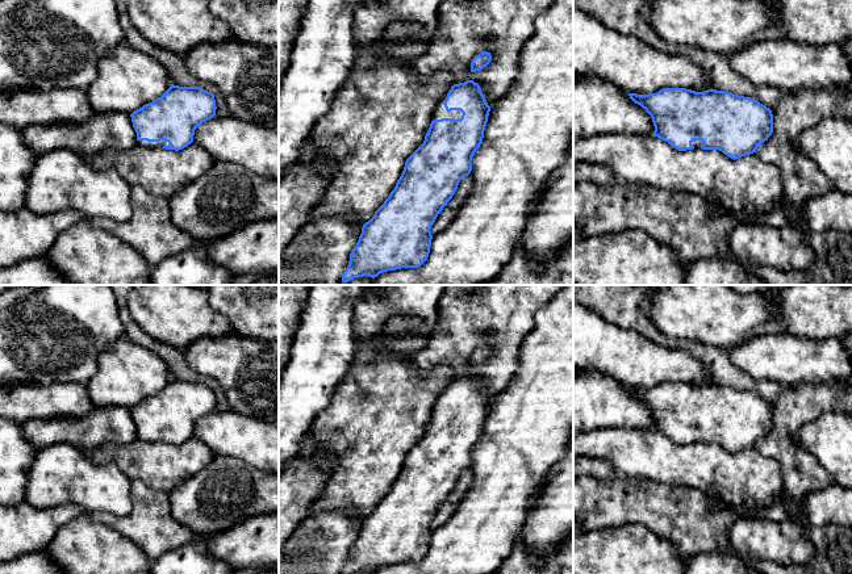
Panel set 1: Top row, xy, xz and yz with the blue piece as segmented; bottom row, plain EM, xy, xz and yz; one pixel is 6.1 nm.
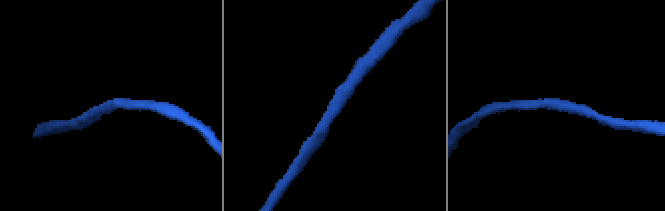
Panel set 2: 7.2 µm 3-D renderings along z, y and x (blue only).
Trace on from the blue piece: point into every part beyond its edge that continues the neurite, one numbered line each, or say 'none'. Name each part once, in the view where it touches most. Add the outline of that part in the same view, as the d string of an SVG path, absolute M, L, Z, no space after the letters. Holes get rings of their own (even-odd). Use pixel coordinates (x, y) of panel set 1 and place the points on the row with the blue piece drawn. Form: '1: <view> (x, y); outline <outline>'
1: xz (439, 112); outline M447 95L439 101L439 104L437 105L435 110L433 112L433 121L434 120L442 120L442 118L455 118L455 120L460 120L462 118L462 112L460 110L451 110L447 112L444 108L444 100L446 100Z

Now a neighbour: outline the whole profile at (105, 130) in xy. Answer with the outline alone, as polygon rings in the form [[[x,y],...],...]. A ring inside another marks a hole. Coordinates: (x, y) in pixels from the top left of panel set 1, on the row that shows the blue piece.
[[[120,112],[95,113],[79,123],[33,125],[22,135],[38,156],[63,148],[91,159],[109,148],[129,150],[138,142],[130,114]]]

